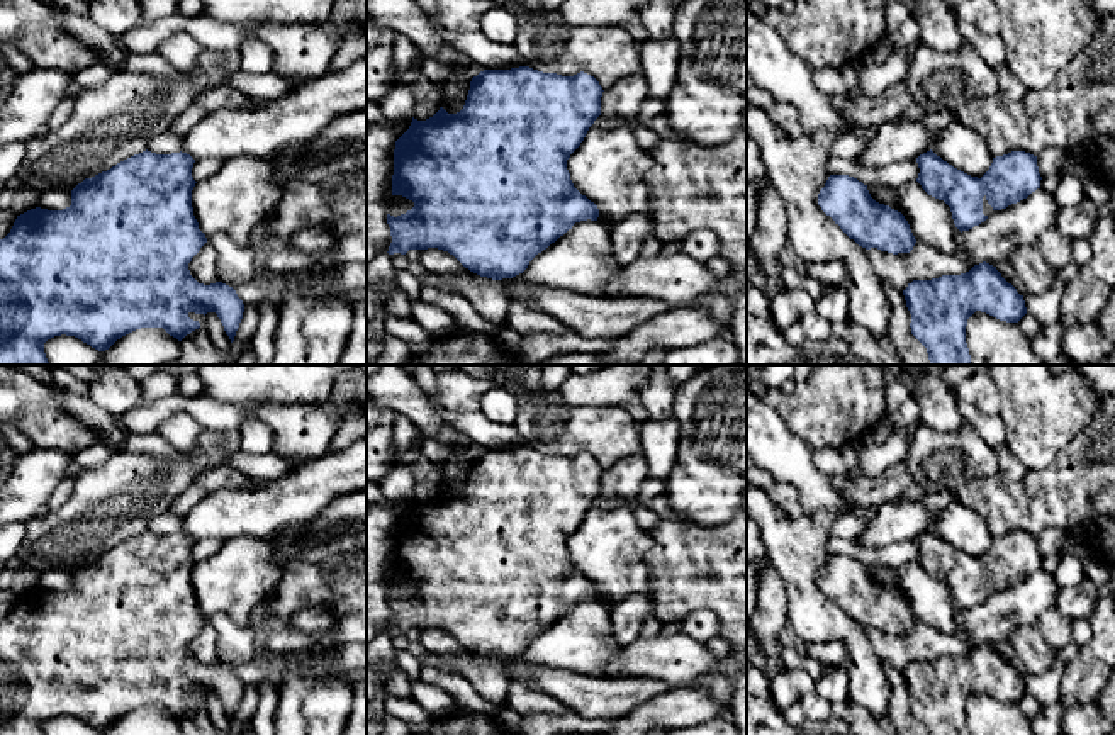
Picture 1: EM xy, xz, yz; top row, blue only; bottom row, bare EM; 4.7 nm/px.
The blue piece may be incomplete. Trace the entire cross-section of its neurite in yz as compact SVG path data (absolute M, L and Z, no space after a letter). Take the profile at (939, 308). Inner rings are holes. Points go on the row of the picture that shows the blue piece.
M983 261L961 275L942 275L932 280L913 280L903 290L911 314L911 334L927 348L932 365L969 365L971 355L966 343L967 319L976 312L986 312L1000 321L1018 323L1025 314L1023 295L1008 283L996 267Z

